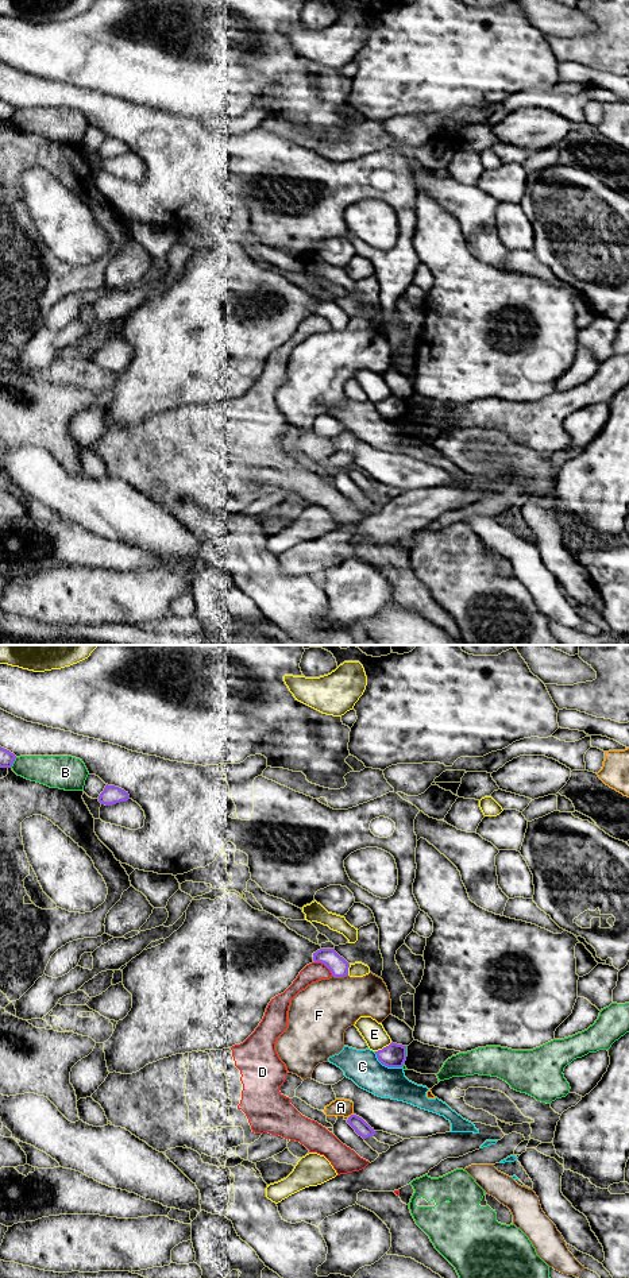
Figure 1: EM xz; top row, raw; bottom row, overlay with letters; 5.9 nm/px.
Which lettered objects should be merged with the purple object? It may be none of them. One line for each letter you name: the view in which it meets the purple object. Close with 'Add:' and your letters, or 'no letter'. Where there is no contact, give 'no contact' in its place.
Add: no letter

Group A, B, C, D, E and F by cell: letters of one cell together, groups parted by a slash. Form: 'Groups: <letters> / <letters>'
Groups: A / B / C / D / E / F

